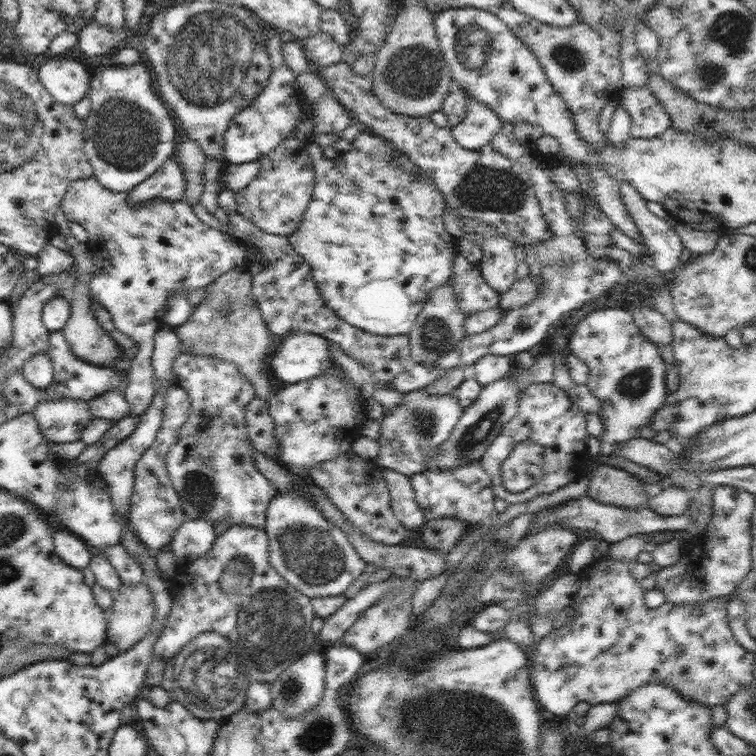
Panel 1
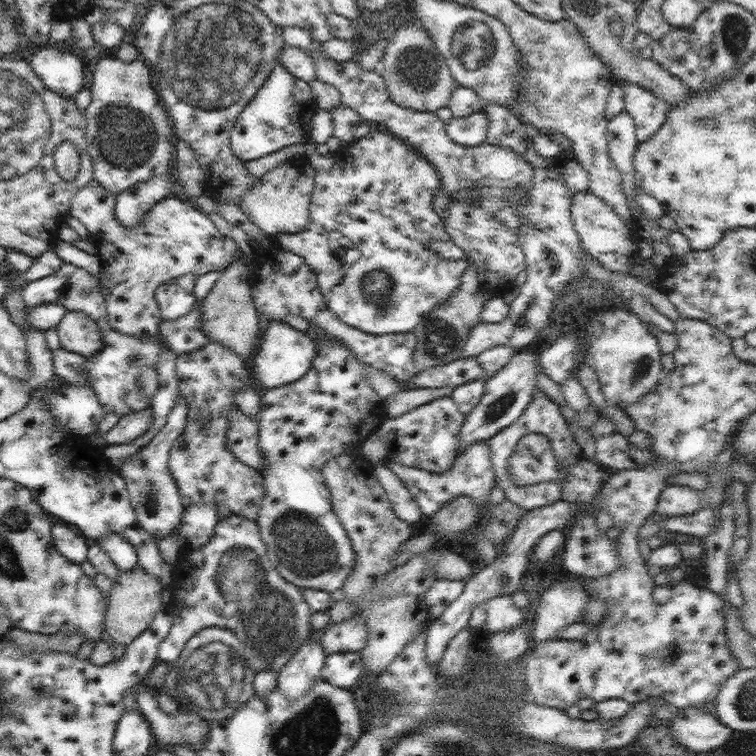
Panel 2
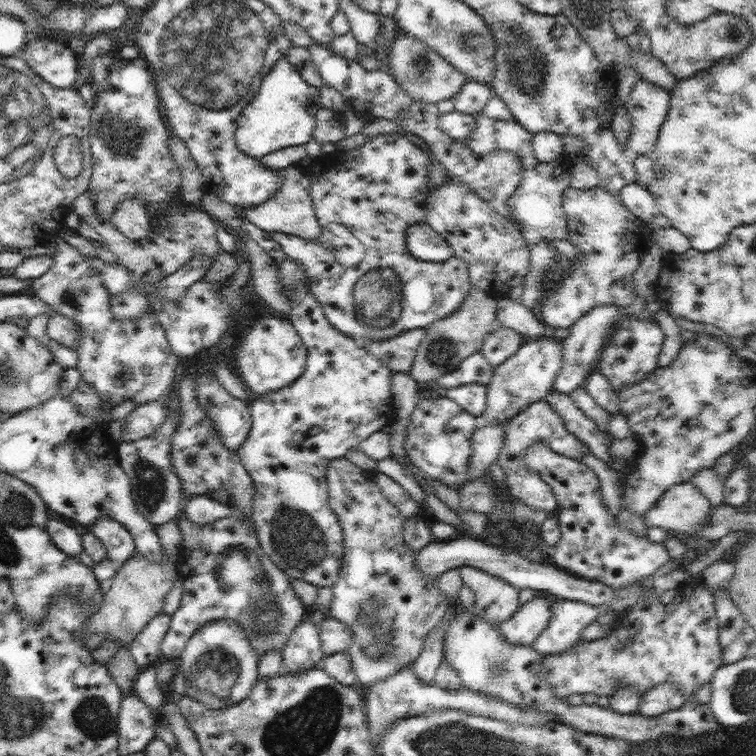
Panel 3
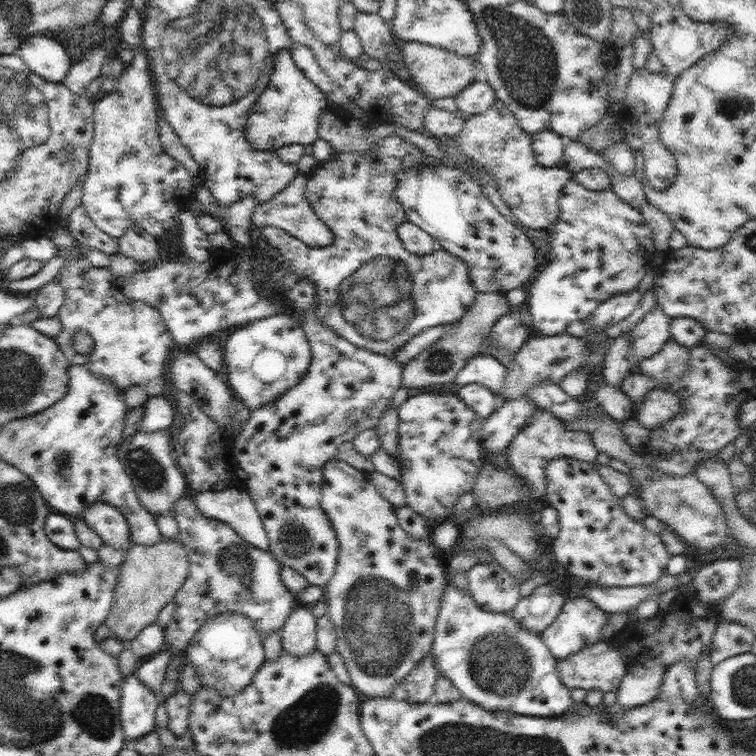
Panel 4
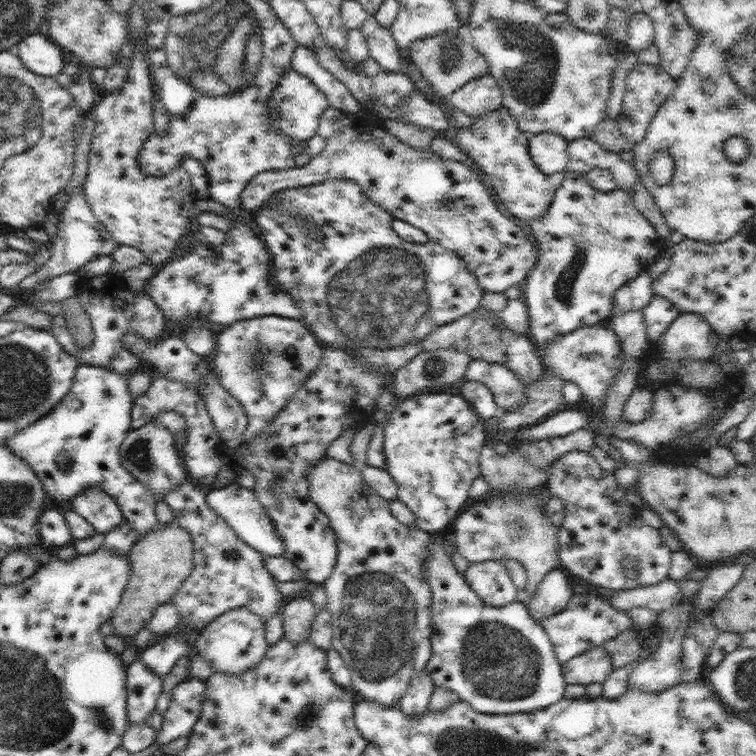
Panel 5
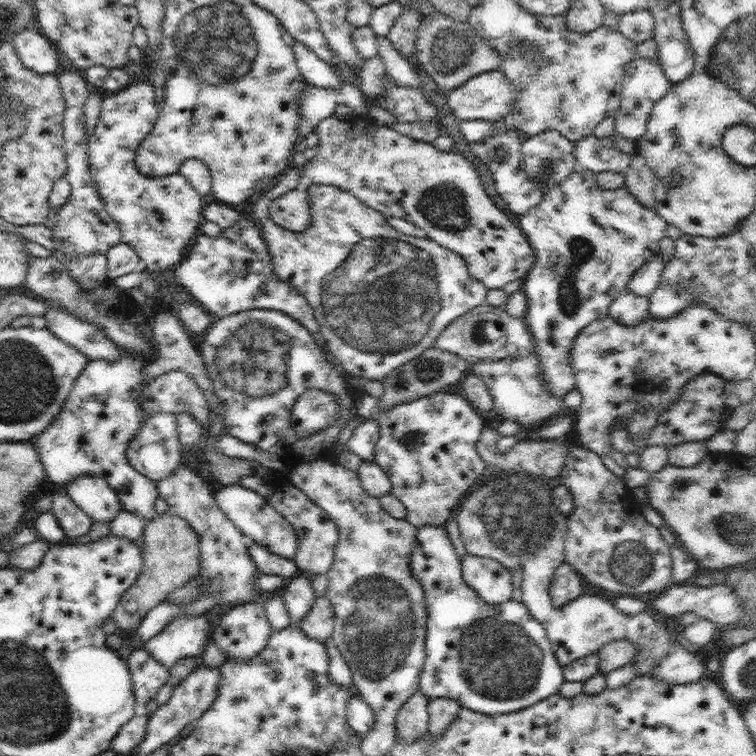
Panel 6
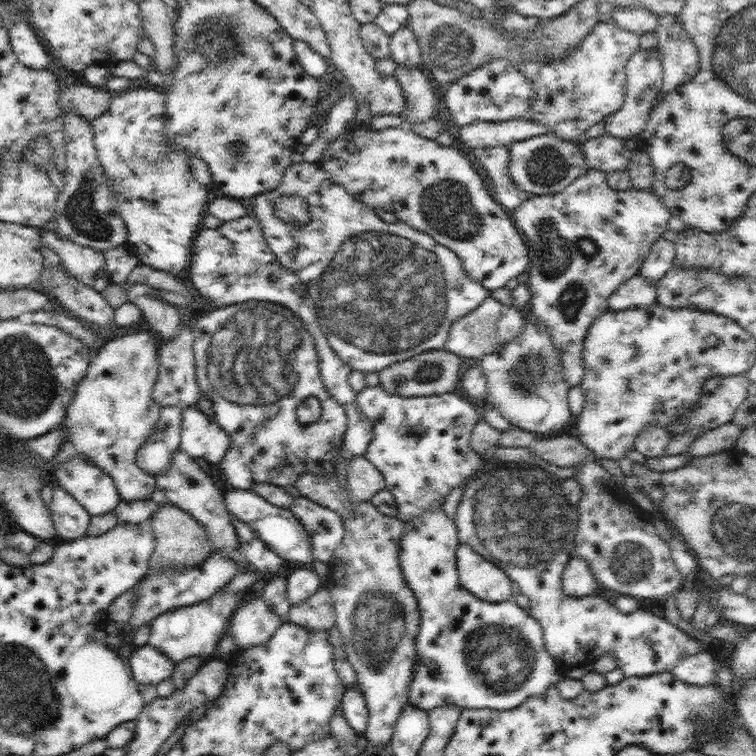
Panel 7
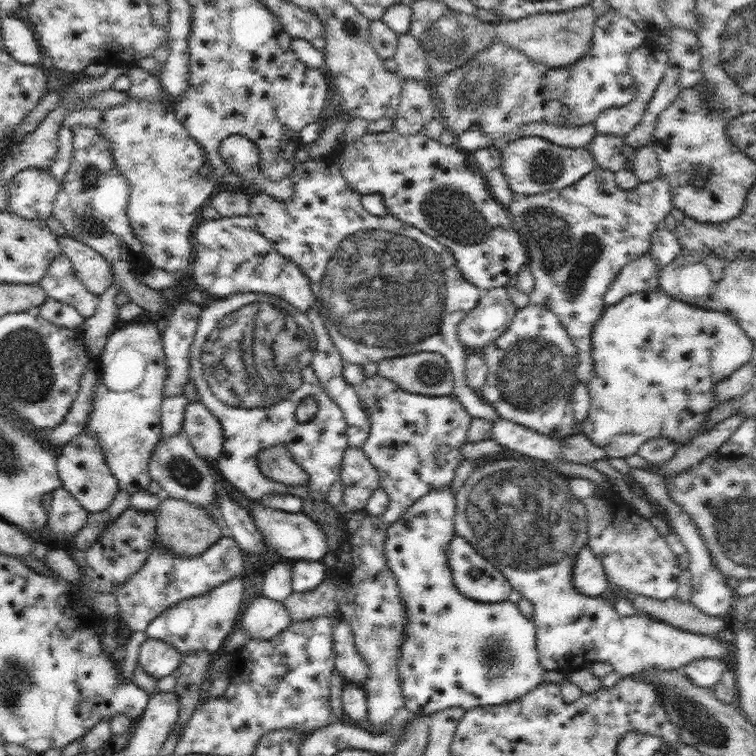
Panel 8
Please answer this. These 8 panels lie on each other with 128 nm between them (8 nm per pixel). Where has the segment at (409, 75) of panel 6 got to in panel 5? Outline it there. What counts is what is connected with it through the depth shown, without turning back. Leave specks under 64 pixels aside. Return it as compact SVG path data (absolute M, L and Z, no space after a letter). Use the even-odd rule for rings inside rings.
M372 15L366 18L360 30L368 43L370 57L374 58L384 71L402 74L406 63L398 53L399 48L394 42L391 31L378 24Z

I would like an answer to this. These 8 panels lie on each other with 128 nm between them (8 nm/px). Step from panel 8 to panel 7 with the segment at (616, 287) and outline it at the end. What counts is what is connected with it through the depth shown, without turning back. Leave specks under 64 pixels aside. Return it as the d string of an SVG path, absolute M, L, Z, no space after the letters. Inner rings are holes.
M636 273L610 295L609 308L612 311L626 310L630 307L650 306L655 302L657 302L655 284Z

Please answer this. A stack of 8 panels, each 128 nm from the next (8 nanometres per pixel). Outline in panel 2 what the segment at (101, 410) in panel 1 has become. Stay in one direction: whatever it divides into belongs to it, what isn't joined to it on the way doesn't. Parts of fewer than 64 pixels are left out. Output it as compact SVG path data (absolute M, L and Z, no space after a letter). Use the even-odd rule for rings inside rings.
M63 262L58 272L40 281L28 282L23 290L23 299L25 306L39 306L43 302L58 303L65 306L68 311L84 311L94 319L103 334L103 347L96 356L86 358L85 367L92 390L106 413L115 412L118 416L124 416L151 406L151 398L139 388L139 376L146 365L150 365L157 372L157 362L160 360L164 342L160 334L142 340L114 330L109 325L107 304L101 282L96 277L91 276L83 268Z

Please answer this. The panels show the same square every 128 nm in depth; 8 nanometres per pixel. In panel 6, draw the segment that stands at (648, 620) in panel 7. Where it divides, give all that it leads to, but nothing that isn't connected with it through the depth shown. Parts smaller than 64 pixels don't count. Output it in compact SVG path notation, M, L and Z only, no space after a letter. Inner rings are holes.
M493 473L490 482L477 485L469 490L468 494L461 500L461 505L456 514L458 528L462 543L466 547L466 553L497 560L508 570L522 568L523 583L523 603L530 615L546 628L546 632L560 666L573 662L578 658L585 657L590 653L597 653L605 644L615 640L629 640L636 643L639 653L632 660L635 662L639 675L651 674L658 666L658 663L668 654L668 651L679 644L678 639L672 637L672 632L668 630L666 624L660 624L653 618L653 612L648 609L634 616L626 615L616 609L615 603L604 600L598 595L580 595L576 599L570 600L560 608L554 607L550 598L550 585L554 578L556 569L565 561L564 540L568 518L558 510L558 505L554 503L554 496L550 494L550 488L542 482L535 480L535 477L526 473L503 474Z

